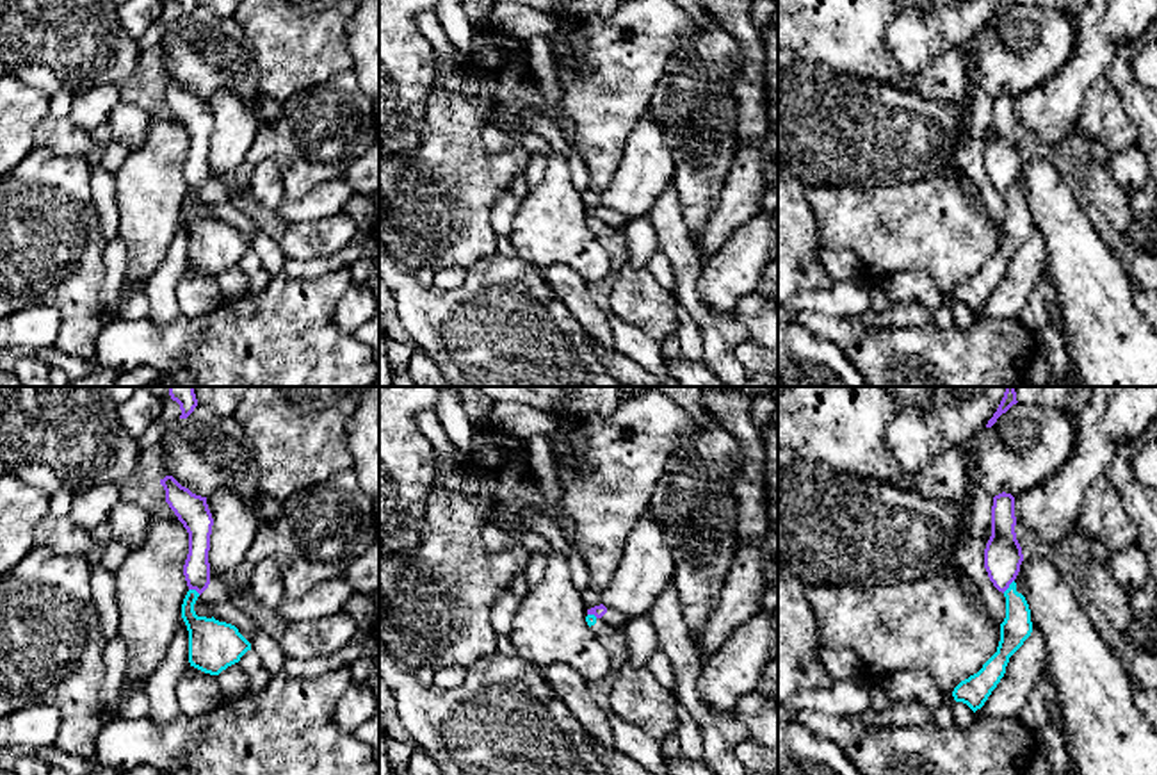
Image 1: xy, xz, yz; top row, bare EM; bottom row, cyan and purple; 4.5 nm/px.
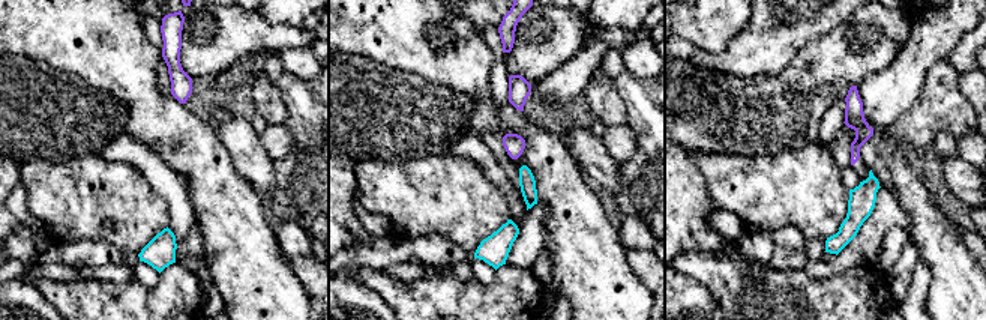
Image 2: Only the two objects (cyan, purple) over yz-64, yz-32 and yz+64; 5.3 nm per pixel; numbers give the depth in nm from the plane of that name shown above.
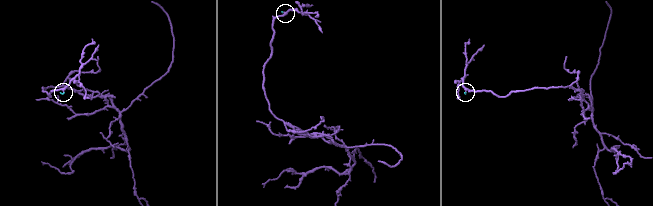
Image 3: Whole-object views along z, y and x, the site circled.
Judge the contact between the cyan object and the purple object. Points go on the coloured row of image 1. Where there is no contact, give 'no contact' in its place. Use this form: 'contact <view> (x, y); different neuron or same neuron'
contact yz (1010, 587); different neuron

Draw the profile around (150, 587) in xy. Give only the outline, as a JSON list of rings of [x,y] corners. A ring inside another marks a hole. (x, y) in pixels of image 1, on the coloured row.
[[[151,513],[144,542],[130,549],[116,575],[117,634],[128,649],[126,689],[146,688],[182,620],[189,591],[183,565],[189,533],[182,522]]]

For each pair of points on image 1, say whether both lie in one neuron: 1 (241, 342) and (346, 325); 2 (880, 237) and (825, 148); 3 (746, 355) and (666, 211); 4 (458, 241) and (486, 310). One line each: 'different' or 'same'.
1: different
2: different
3: different
4: different

